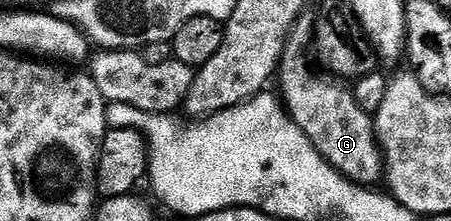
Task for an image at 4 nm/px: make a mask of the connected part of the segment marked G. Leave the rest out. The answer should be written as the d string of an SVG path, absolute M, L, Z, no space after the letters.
M303 16L290 29L276 75L277 93L287 114L324 156L326 163L360 186L373 187L384 178L382 152L374 136L374 120L356 104L353 89L333 76L310 67L314 44L313 17Z

